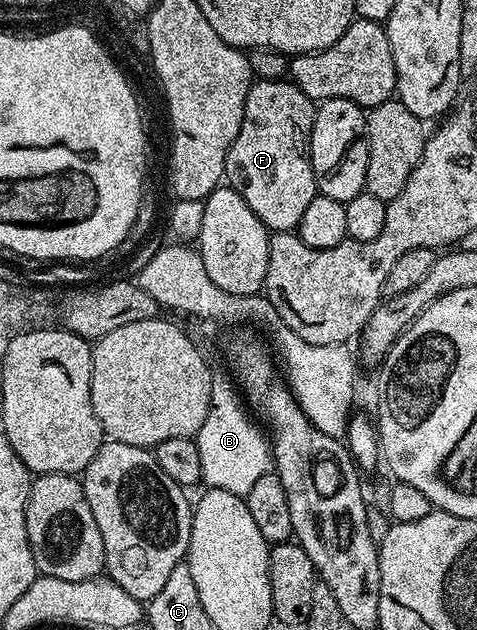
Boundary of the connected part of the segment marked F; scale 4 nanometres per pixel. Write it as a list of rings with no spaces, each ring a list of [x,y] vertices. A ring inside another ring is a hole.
[[[261,79],[252,82],[247,94],[243,124],[233,145],[227,150],[225,179],[231,188],[241,193],[241,197],[245,197],[245,205],[249,205],[253,213],[257,213],[259,220],[267,226],[268,232],[294,232],[305,213],[305,208],[309,206],[309,201],[316,197],[309,146],[315,108],[316,104],[308,95],[301,93],[299,87],[281,79]]]

